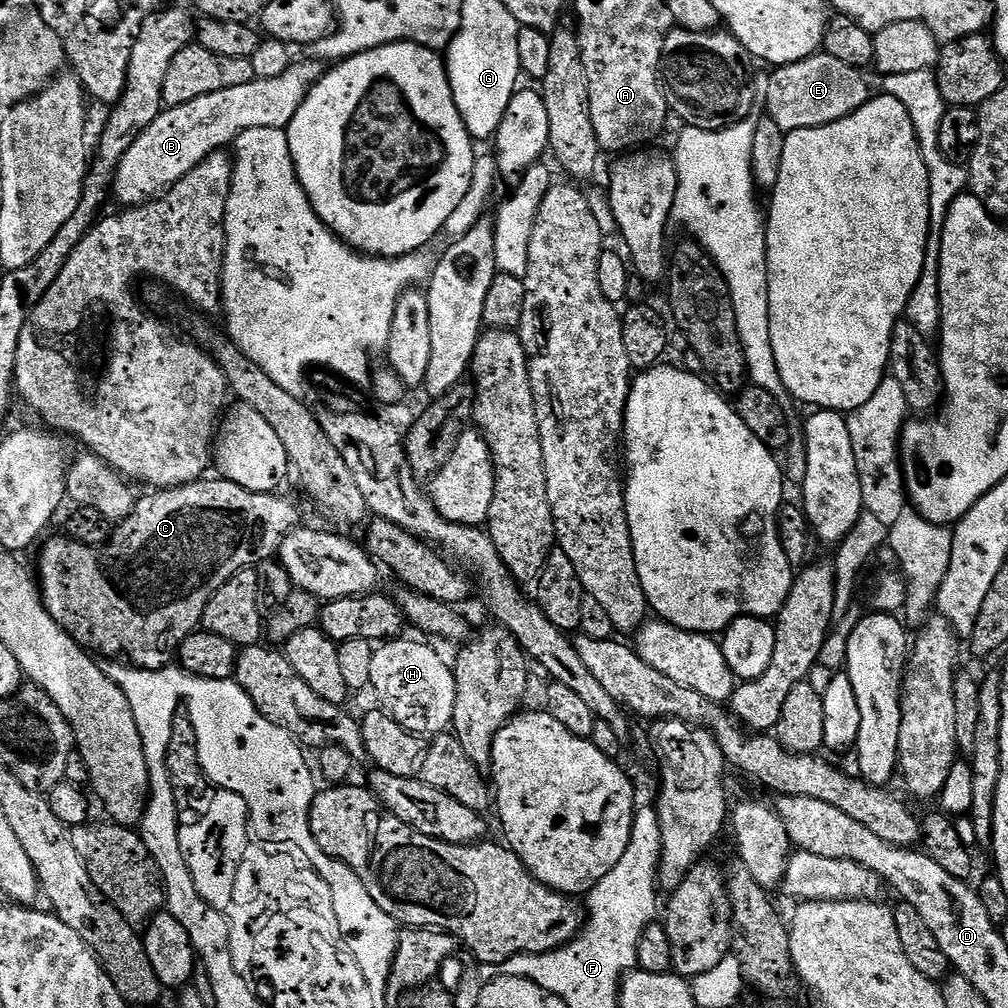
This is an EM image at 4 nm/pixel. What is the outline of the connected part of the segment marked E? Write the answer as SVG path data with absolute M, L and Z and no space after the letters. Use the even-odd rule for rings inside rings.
M827 54L808 56L793 64L777 67L768 80L767 115L784 133L821 128L854 114L870 99L865 73Z

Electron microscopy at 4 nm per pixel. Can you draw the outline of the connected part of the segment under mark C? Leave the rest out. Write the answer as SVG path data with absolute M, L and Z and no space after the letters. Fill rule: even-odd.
M201 478L194 484L184 484L180 488L156 490L151 494L144 494L148 496L142 498L140 496L135 501L129 516L115 525L114 530L116 530L116 533L113 536L111 533L110 539L103 550L100 548L87 548L84 544L76 544L67 538L52 540L41 550L40 582L38 580L38 584L42 589L43 607L52 616L56 625L64 629L79 647L85 650L100 648L102 655L121 656L124 659L121 661L146 672L159 672L167 669L167 664L171 660L173 663L174 653L183 640L201 627L204 611L212 595L230 578L234 578L234 574L238 574L244 568L256 568L260 566L263 560L268 560L271 556L273 559L277 555L282 541L287 536L292 535L301 523L300 514L295 506L286 500L279 500L279 495L267 492L250 492L223 478L208 479Z

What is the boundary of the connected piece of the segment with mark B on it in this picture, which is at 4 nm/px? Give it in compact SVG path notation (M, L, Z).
M308 58L305 64L296 60L278 78L254 79L244 86L203 95L180 107L167 107L123 156L116 171L113 197L124 208L152 203L196 169L206 157L227 149L246 131L287 129L321 75L321 65L315 59Z

